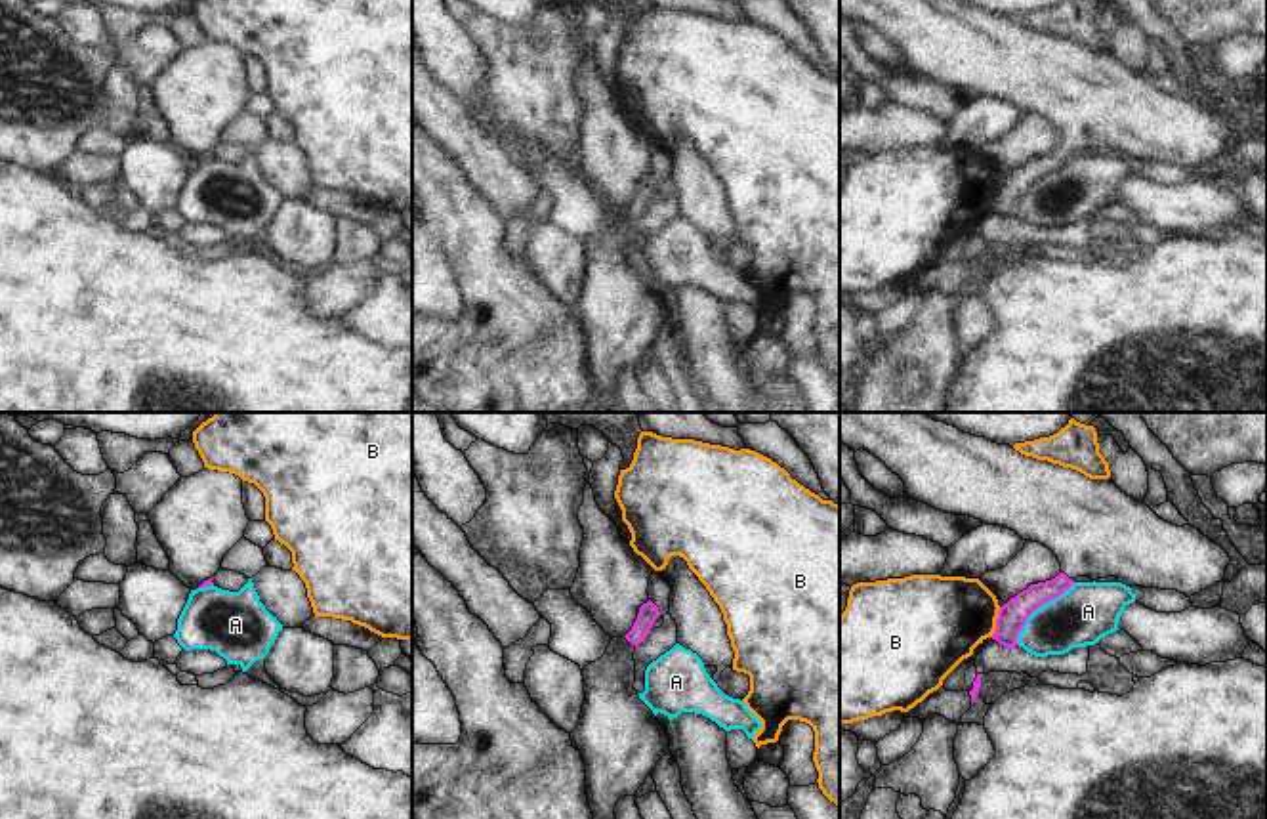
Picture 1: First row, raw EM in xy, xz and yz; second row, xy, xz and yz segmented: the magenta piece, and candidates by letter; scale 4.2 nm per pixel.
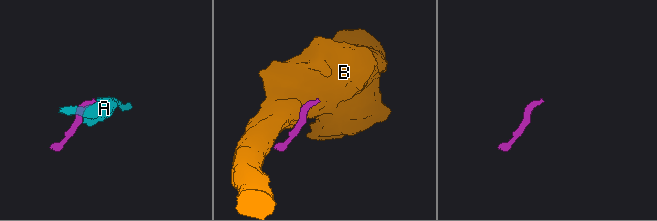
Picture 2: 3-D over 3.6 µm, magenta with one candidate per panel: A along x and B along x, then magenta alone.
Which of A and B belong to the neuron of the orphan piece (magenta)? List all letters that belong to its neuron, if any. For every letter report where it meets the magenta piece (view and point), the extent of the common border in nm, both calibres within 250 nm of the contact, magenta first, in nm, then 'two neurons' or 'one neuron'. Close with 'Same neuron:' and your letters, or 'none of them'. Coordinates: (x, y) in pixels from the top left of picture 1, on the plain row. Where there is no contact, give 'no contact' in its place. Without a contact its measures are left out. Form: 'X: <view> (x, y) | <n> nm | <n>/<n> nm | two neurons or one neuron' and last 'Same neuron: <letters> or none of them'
A: yz (1038, 178) | 360 nm | 120/260 nm | two neurons
B: yz (996, 195) | 130 nm | 120/380 nm | two neurons
Same neuron: none of them

